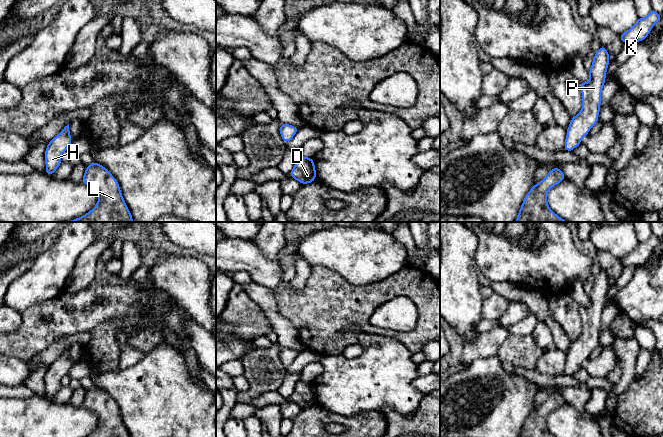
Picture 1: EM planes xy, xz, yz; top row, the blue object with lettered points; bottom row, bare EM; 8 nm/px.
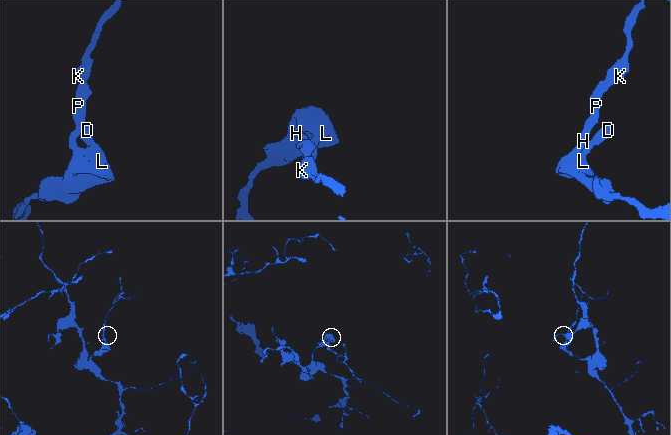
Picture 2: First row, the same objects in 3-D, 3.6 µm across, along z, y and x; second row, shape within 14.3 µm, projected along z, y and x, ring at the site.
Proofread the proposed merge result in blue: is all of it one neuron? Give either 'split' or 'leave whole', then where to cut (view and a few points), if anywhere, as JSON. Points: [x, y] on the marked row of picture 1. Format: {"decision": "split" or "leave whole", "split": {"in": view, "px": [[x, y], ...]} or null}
{"decision": "leave whole", "split": null}

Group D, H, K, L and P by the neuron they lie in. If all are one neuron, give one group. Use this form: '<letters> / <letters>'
D H K L P

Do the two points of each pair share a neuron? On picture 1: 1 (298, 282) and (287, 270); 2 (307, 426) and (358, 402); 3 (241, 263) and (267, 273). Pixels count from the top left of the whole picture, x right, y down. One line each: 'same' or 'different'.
1: different
2: different
3: same

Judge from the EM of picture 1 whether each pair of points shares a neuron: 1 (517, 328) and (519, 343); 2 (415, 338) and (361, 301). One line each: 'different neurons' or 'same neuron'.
1: different neurons
2: same neuron

